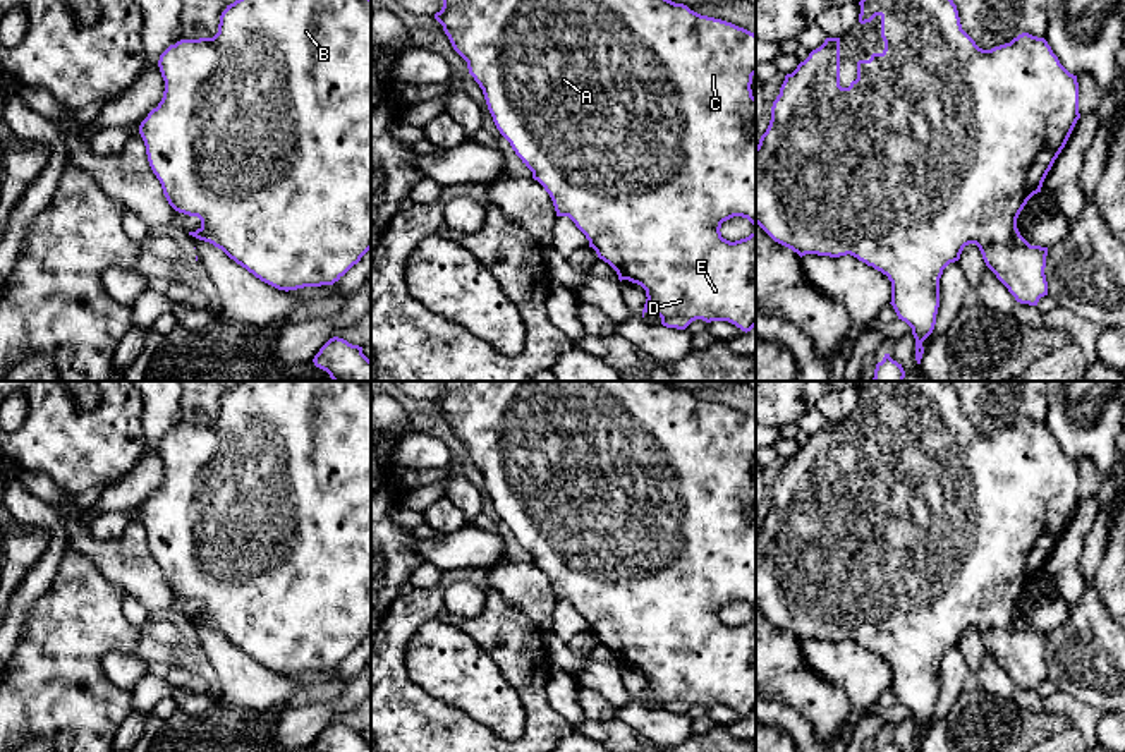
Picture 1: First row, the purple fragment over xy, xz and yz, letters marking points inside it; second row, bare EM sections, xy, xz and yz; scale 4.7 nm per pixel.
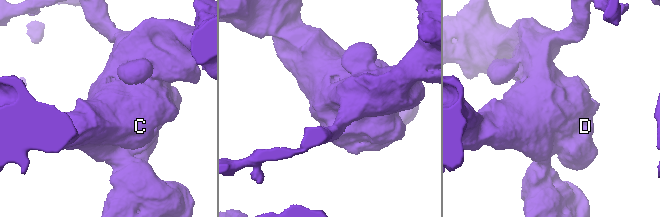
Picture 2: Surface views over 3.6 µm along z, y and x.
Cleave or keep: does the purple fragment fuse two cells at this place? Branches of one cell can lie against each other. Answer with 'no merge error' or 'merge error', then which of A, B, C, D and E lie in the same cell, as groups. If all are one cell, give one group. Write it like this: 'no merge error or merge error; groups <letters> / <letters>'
no merge error; groups A B C D E

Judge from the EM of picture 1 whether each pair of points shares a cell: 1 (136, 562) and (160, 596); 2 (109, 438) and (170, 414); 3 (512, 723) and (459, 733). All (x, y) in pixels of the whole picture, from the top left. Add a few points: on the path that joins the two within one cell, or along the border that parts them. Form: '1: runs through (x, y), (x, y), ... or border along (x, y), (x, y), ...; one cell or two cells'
1: runs through (136, 570), (152, 588); one cell
2: border along (141, 399), (143, 452); two cells
3: border along (452, 709), (469, 715), (497, 733); two cells

